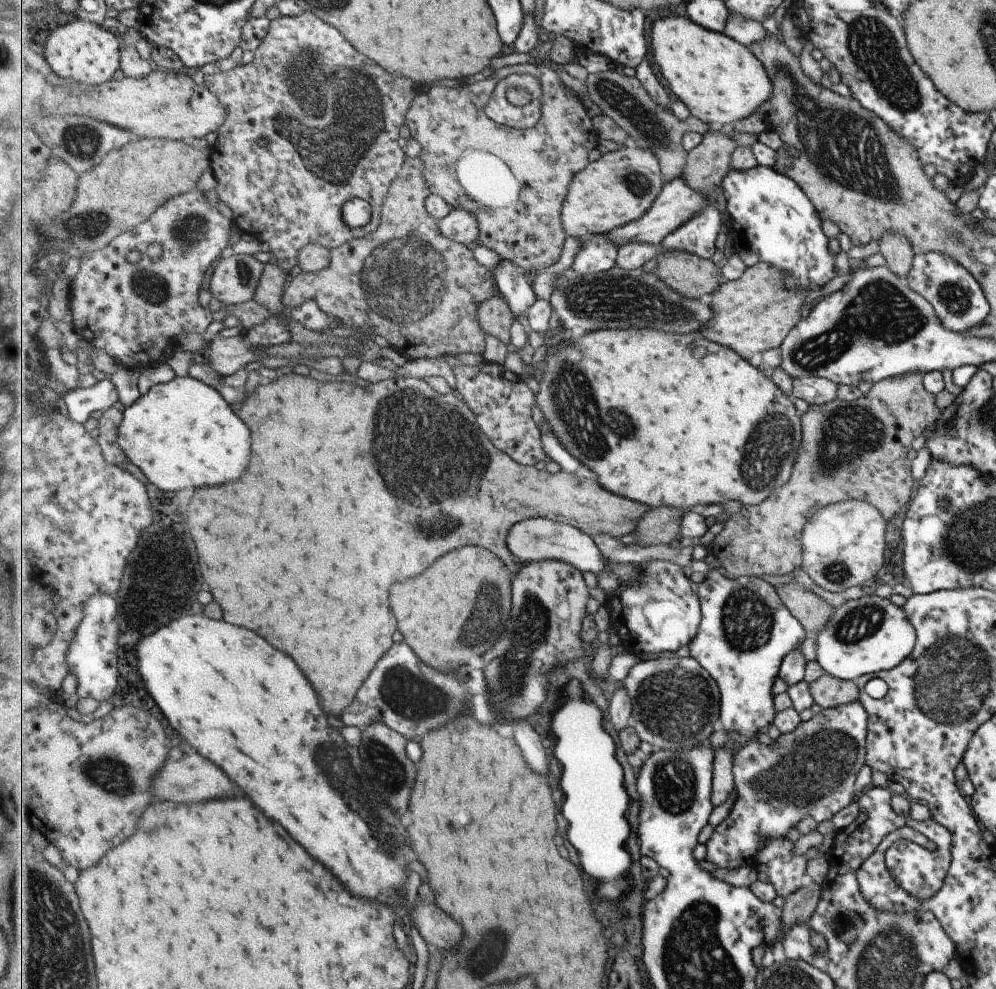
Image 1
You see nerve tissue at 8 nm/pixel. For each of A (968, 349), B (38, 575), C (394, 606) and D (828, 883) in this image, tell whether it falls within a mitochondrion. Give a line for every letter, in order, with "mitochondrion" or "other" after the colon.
A: other
B: other
C: other
D: other

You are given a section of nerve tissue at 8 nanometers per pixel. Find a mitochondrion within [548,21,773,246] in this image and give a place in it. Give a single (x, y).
(647, 123)

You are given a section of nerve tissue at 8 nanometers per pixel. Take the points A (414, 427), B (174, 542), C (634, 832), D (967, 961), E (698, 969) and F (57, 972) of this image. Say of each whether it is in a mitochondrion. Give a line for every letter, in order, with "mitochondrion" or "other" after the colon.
A: mitochondrion
B: mitochondrion
C: other
D: other
E: mitochondrion
F: mitochondrion

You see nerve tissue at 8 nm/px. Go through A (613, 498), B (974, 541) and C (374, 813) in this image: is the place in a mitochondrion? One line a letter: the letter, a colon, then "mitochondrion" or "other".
A: other
B: mitochondrion
C: mitochondrion

